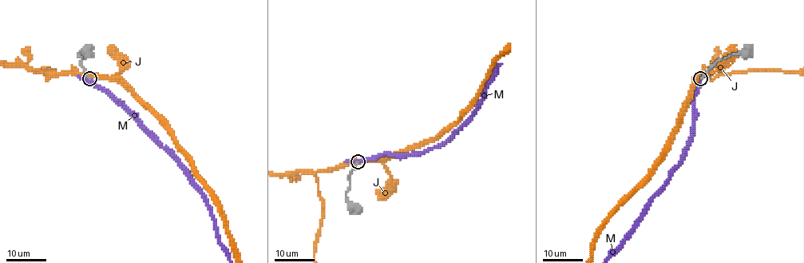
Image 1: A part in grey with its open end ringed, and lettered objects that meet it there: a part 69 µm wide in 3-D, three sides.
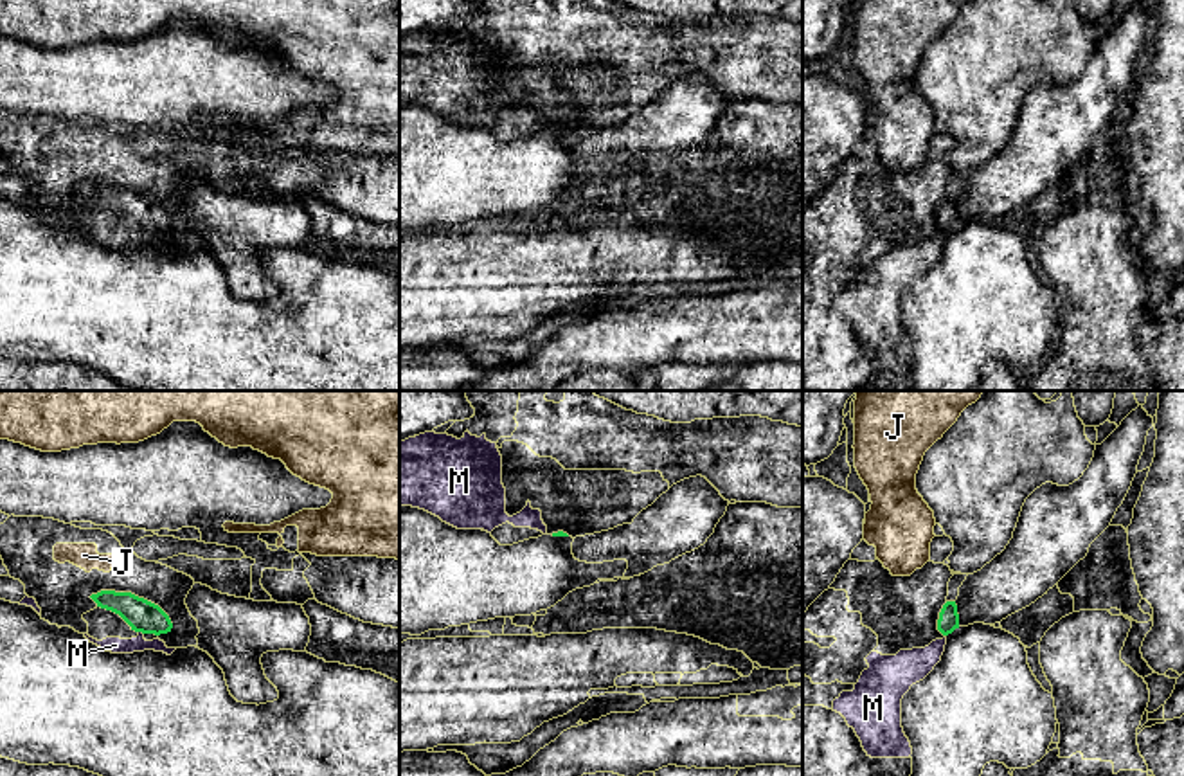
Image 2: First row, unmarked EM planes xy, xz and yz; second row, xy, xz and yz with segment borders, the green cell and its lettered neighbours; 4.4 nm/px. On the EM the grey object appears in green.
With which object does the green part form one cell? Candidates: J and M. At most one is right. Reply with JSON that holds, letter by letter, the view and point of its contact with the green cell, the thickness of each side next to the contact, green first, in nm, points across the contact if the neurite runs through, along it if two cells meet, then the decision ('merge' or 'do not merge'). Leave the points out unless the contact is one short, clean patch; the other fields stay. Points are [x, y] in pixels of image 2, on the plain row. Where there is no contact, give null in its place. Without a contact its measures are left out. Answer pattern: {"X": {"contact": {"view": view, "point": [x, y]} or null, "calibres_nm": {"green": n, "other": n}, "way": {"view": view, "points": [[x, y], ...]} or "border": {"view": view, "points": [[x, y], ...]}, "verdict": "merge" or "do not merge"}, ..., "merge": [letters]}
{"J": {"contact": null, "verdict": "do not merge"}, "M": {"contact": {"view": "xy", "point": [141, 227]}, "calibres_nm": {"green": 140, "other": 80}, "way": {"view": "xy", "points": [[143, 213], [141, 227], [132, 242], [116, 242]]}, "verdict": "merge"}, "merge": ["M"]}

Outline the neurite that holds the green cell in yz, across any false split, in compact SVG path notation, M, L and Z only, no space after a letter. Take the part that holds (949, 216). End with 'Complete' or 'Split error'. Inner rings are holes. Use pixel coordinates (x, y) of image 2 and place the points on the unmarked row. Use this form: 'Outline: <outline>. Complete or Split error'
Outline: M946 198L939 209L937 216L937 227L943 232L952 230L955 225L959 225L959 211L955 198Z. Complete

